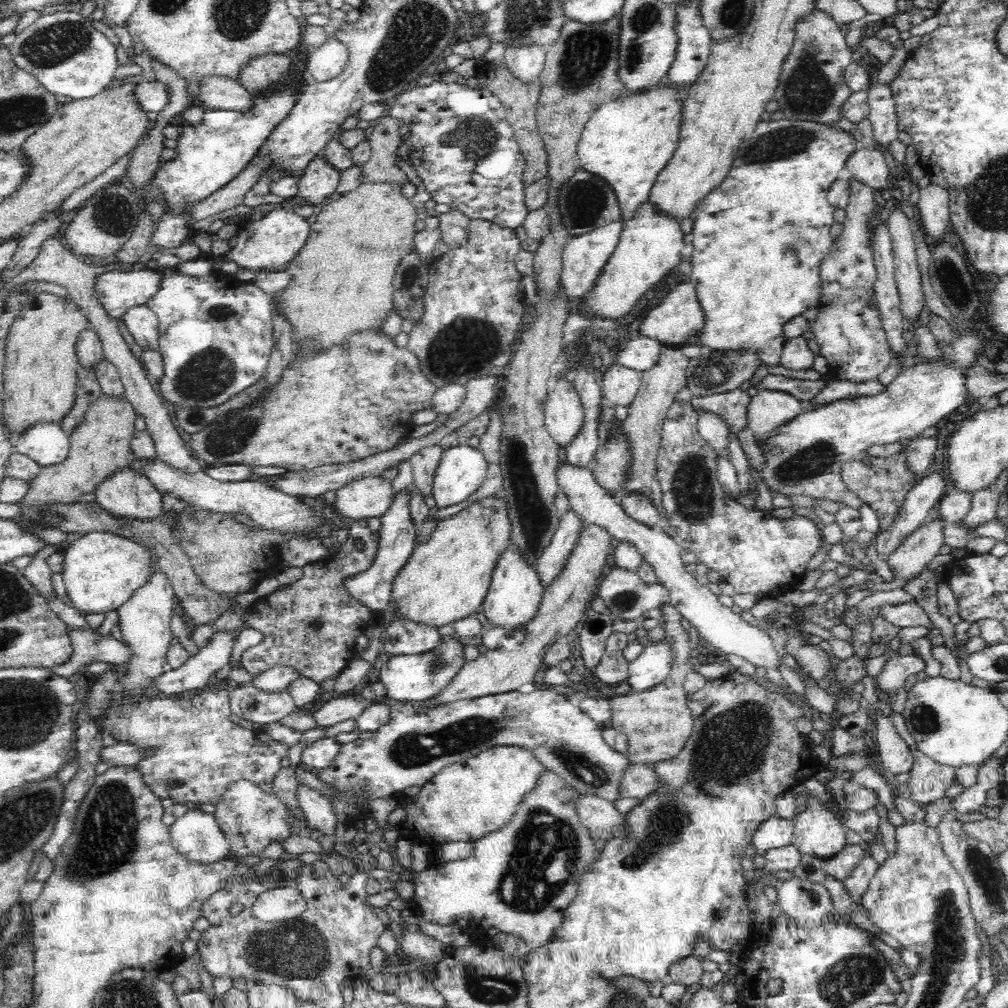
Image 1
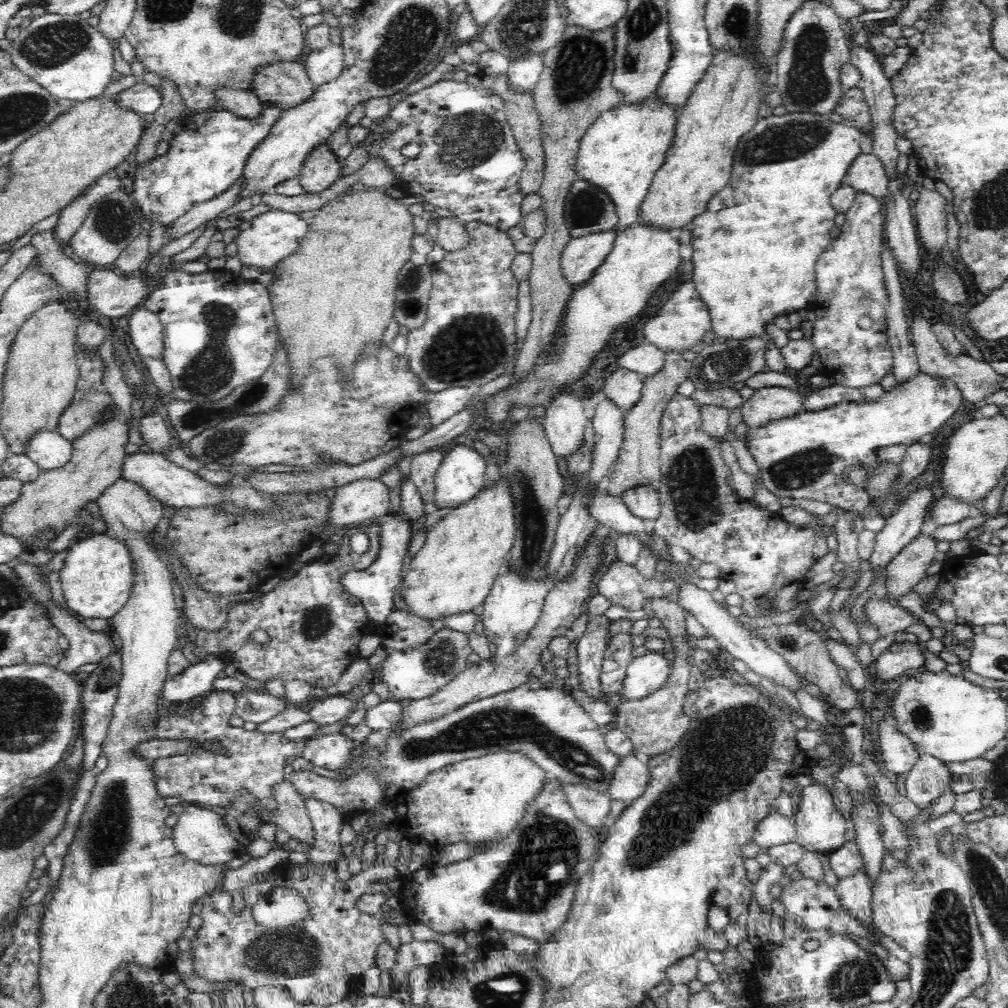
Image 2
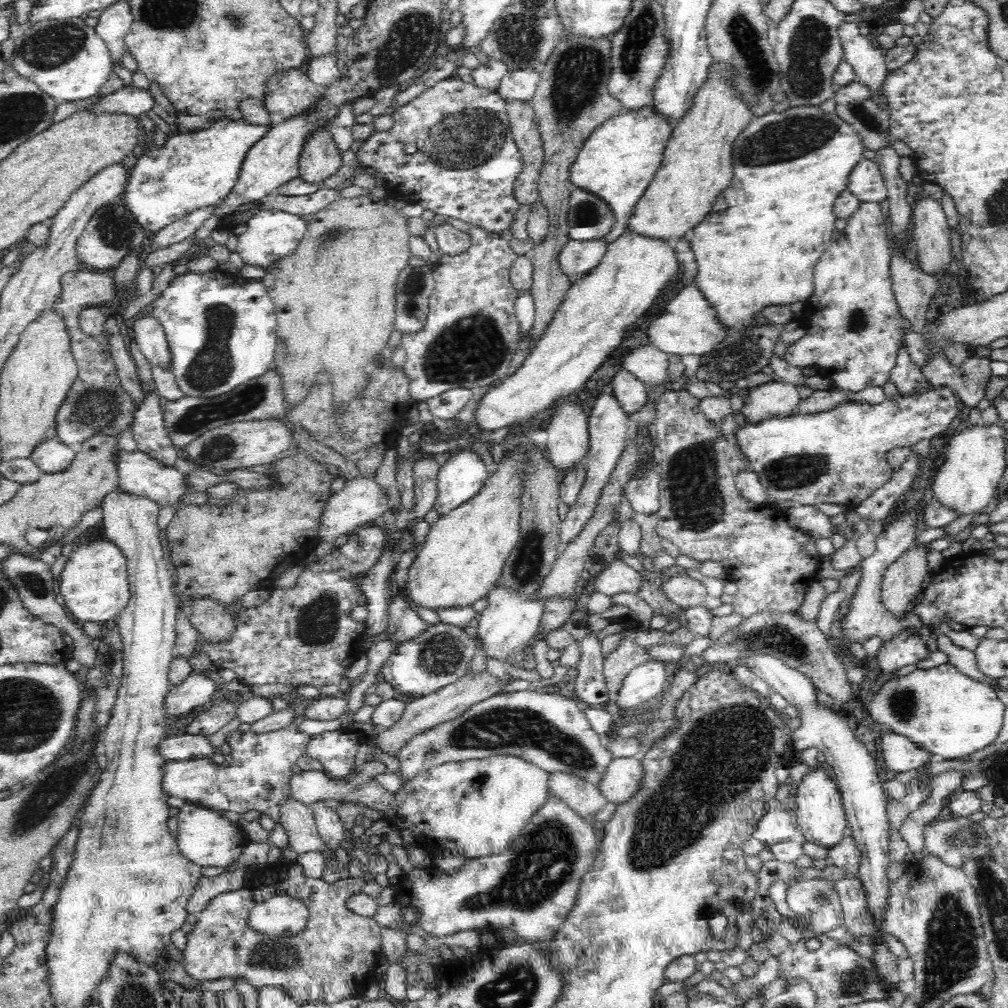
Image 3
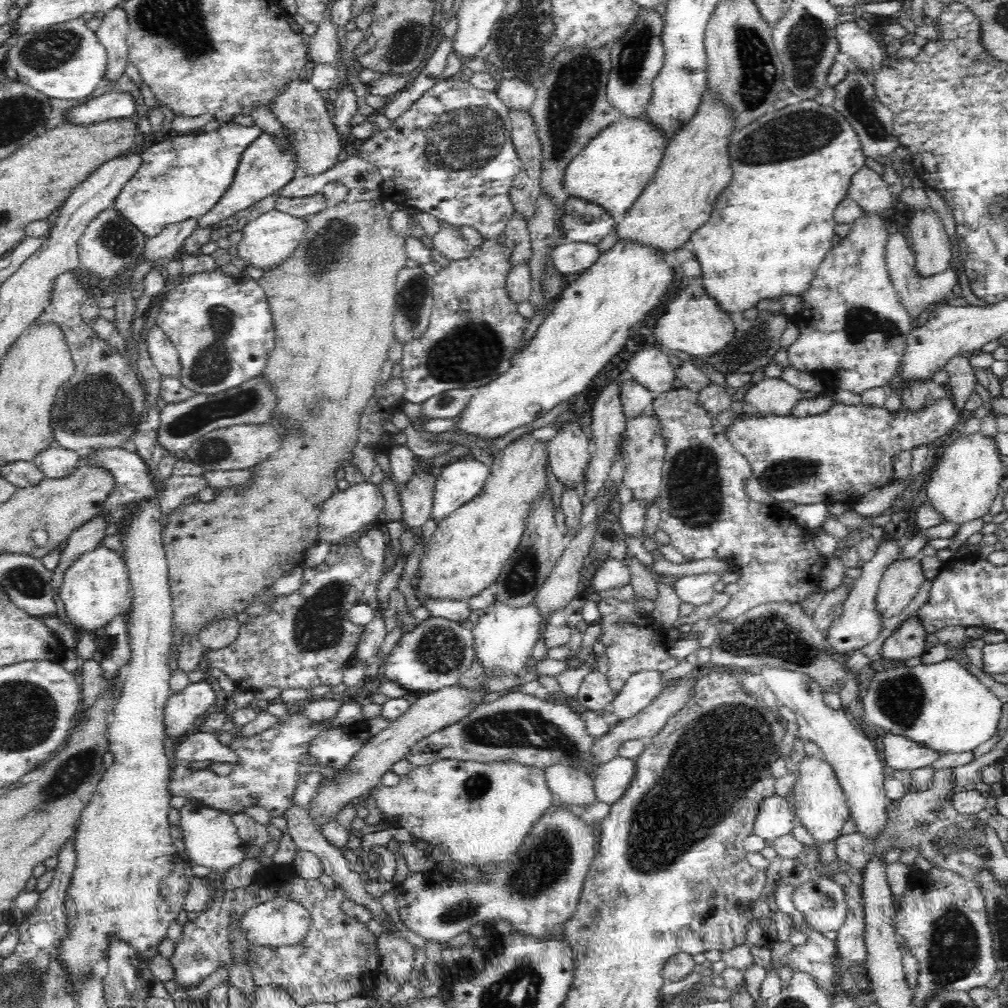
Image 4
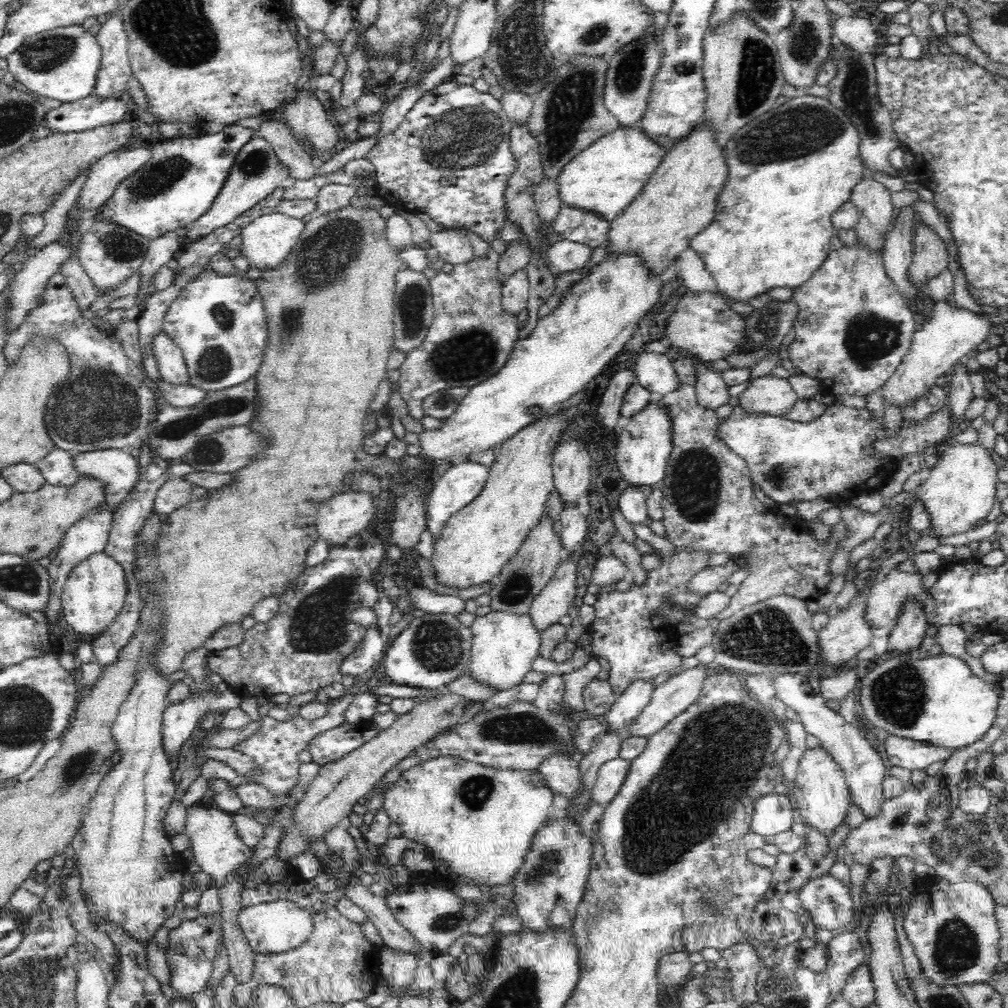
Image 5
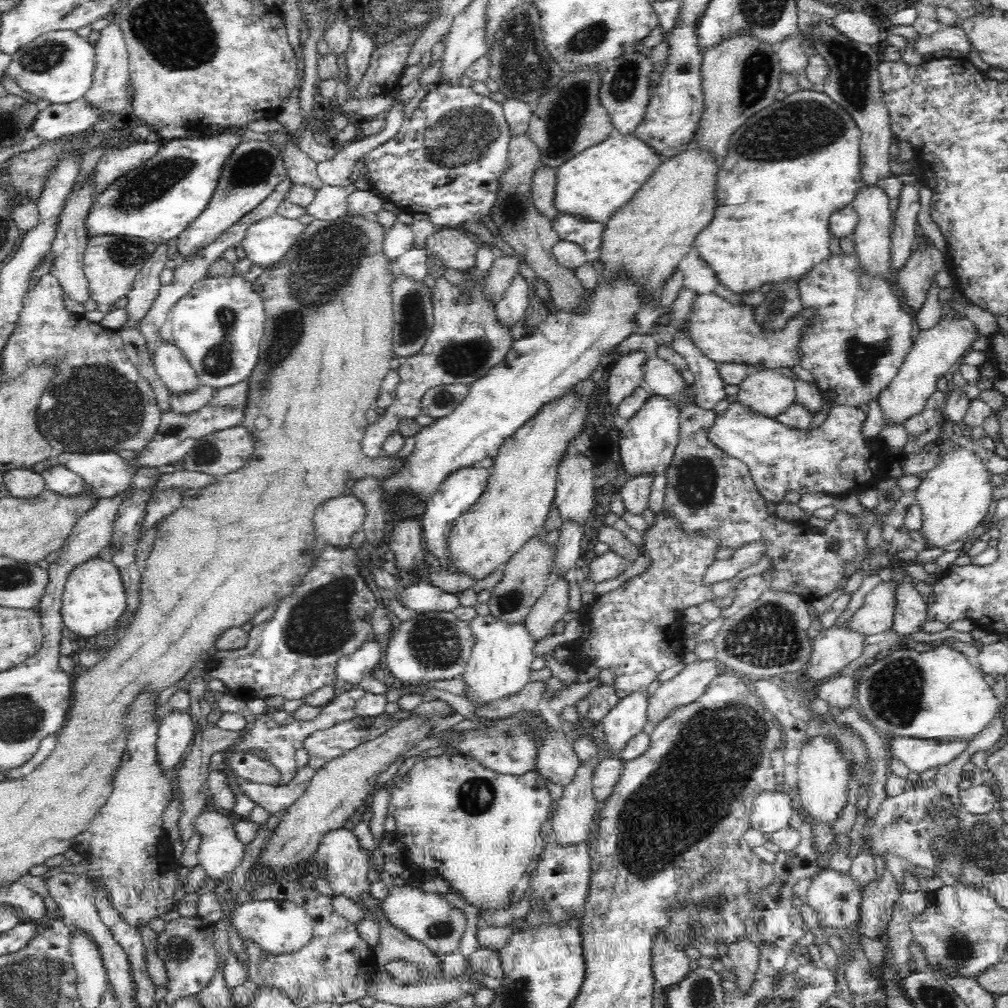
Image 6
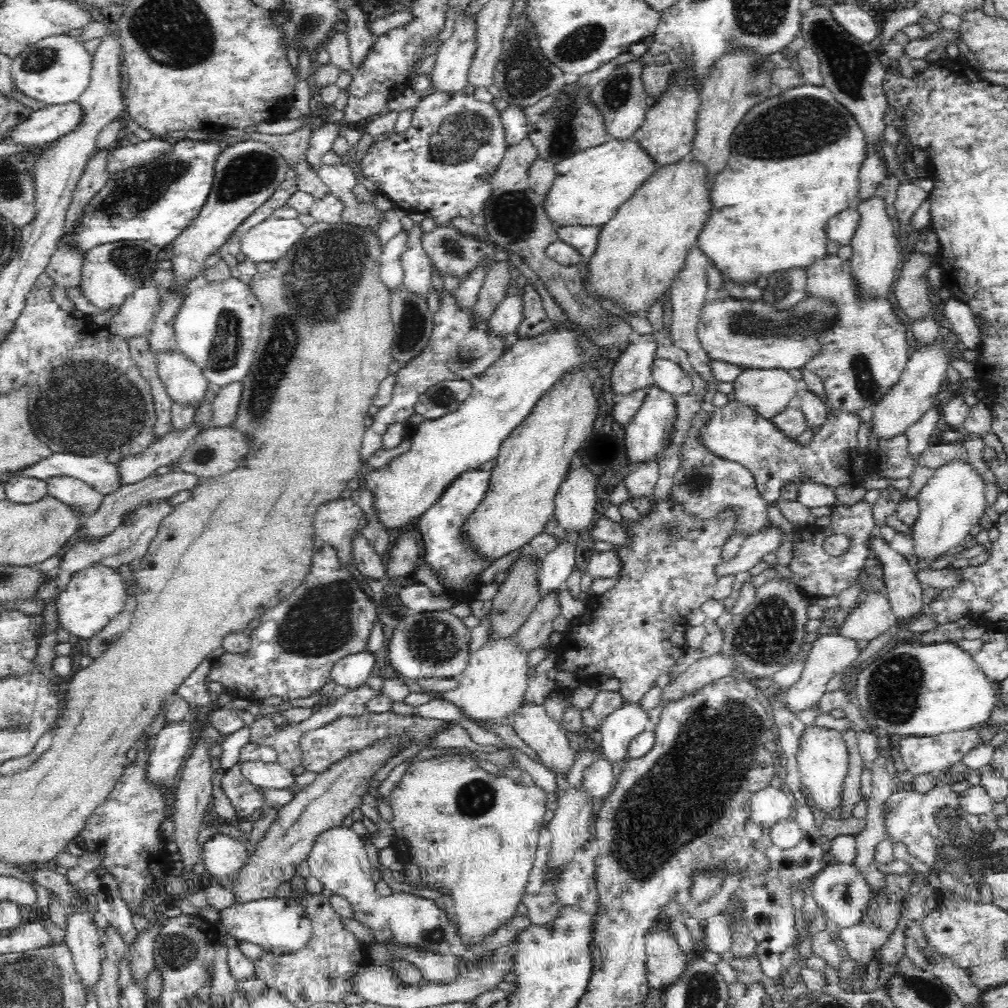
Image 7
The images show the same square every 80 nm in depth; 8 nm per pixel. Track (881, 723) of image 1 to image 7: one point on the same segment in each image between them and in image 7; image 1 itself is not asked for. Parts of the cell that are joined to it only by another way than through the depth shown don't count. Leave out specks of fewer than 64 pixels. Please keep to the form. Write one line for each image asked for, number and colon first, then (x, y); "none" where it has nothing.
2: (899, 754)
3: (900, 754)
4: (901, 753)
5: (903, 752)
6: (919, 755)
7: (922, 755)

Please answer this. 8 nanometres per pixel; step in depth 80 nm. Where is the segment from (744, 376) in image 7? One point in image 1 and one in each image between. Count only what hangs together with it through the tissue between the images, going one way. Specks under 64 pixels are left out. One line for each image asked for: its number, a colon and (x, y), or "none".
1: (769, 410)
2: (766, 405)
3: (775, 399)
4: (770, 396)
5: (769, 395)
6: (768, 392)

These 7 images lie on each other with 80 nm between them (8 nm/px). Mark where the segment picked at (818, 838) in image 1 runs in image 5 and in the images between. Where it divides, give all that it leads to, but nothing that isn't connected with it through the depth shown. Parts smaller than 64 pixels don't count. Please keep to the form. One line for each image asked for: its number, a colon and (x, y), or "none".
2: (819, 827)
3: (820, 817)
4: (820, 803)
5: (821, 795)

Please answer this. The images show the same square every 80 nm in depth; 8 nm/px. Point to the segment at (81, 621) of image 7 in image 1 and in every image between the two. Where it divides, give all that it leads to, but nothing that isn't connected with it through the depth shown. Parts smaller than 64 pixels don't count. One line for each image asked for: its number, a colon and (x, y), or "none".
1: (101, 570)
2: (97, 578)
3: (95, 585)
4: (96, 589)
5: (95, 592)
6: (94, 596)

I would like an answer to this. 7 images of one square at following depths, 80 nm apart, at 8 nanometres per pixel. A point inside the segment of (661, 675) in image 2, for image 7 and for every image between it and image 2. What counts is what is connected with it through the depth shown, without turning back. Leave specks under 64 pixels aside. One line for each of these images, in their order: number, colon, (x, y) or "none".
3: (643, 683)
4: (641, 688)
5: (627, 706)
6: (626, 718)
7: (622, 725)

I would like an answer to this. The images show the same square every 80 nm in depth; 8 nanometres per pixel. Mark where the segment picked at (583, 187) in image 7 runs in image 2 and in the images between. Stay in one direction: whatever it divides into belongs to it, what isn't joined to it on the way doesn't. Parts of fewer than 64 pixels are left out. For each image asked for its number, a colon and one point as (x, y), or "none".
2: (621, 151)
3: (620, 157)
4: (620, 160)
5: (606, 177)
6: (595, 184)

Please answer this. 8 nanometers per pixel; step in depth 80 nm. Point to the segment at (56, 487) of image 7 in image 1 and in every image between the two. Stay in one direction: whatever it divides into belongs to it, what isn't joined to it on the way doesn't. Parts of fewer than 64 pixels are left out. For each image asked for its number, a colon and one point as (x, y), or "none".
1: (45, 442)
2: (46, 447)
3: (52, 455)
4: (55, 461)
5: (58, 467)
6: (58, 477)

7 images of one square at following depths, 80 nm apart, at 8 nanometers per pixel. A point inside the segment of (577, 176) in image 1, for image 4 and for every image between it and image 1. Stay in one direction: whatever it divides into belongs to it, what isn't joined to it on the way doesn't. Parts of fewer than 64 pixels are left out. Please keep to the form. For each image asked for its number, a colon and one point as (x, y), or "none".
2: (587, 208)
3: (589, 216)
4: (584, 221)

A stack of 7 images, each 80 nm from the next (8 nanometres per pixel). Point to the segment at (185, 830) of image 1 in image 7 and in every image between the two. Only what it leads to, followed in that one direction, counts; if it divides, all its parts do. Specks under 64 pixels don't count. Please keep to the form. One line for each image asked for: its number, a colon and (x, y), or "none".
2: (200, 835)
3: (207, 838)
4: (211, 839)
5: (217, 847)
6: (220, 851)
7: (223, 856)

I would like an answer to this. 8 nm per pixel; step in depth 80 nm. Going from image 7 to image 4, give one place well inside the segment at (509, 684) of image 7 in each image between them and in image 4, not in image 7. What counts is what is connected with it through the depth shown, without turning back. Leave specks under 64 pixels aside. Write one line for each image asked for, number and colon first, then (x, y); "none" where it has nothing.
4: (505, 634)
5: (504, 644)
6: (499, 664)

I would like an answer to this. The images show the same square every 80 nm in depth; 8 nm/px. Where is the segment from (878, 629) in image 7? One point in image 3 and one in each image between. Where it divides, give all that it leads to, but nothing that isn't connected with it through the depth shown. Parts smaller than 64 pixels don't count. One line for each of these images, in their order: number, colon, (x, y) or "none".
3: (907, 576)
4: (901, 581)
5: (885, 602)
6: (876, 614)

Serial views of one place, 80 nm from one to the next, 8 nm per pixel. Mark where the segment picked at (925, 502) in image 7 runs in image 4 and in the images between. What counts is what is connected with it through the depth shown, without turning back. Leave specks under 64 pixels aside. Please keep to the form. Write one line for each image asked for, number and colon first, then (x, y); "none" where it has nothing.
4: (964, 484)
5: (960, 492)
6: (954, 497)

